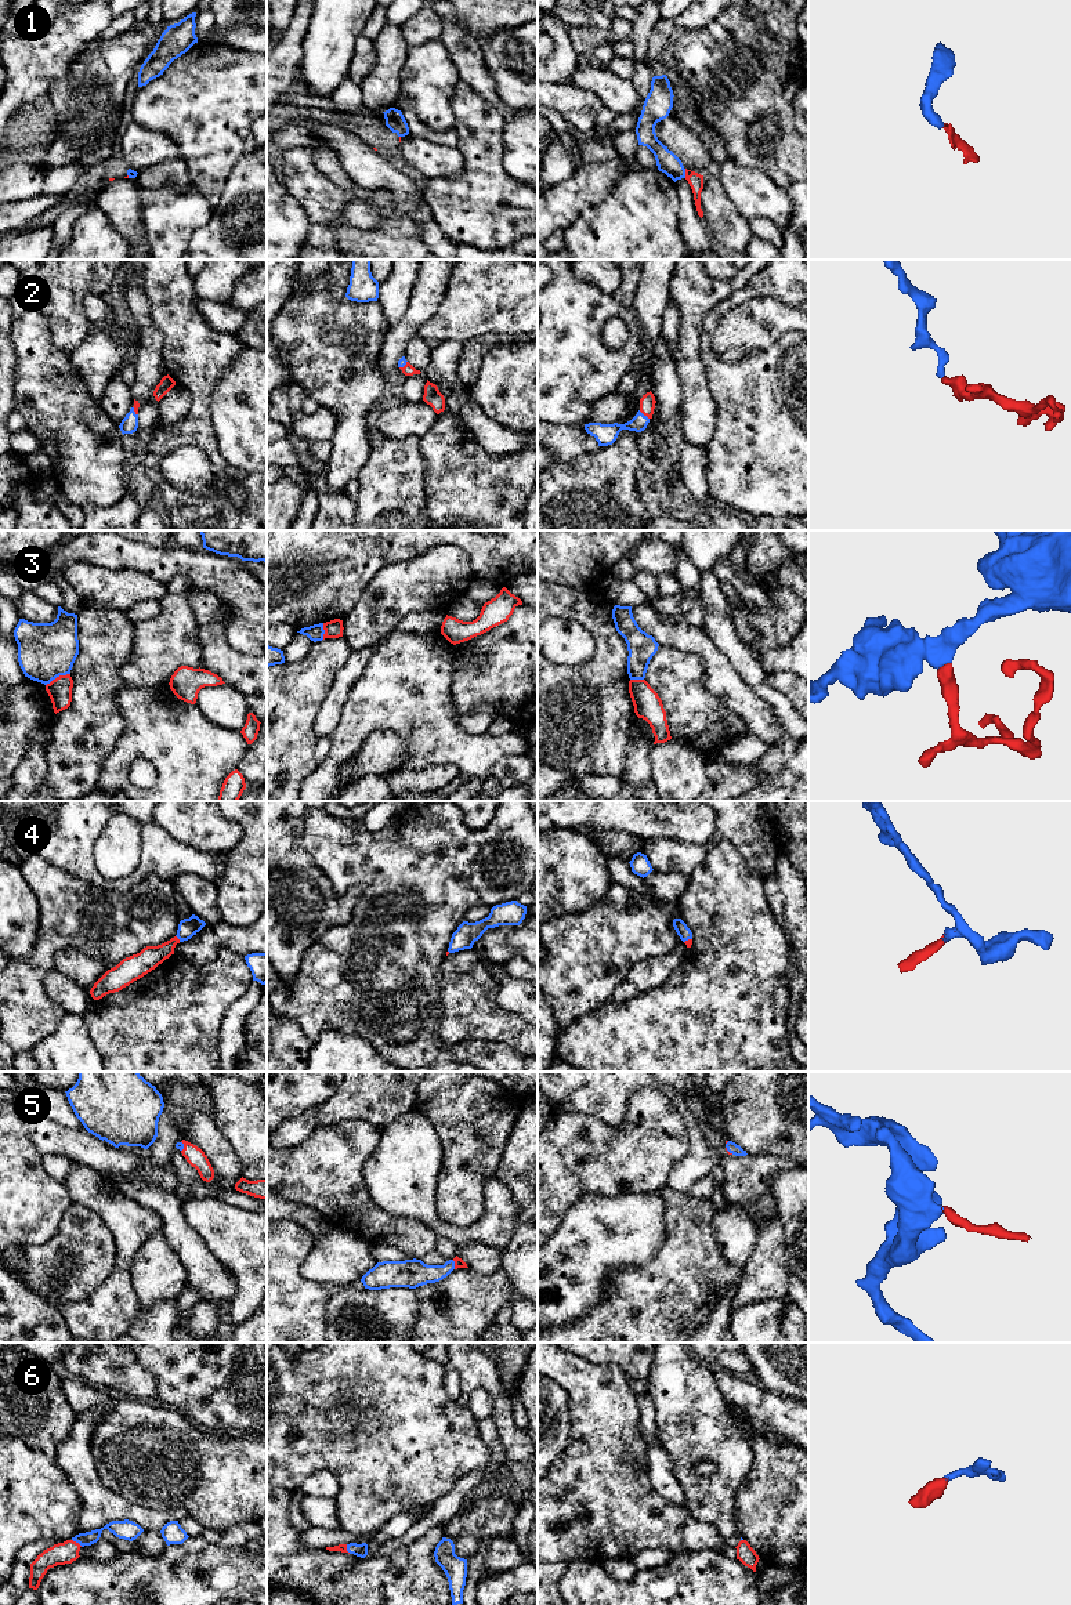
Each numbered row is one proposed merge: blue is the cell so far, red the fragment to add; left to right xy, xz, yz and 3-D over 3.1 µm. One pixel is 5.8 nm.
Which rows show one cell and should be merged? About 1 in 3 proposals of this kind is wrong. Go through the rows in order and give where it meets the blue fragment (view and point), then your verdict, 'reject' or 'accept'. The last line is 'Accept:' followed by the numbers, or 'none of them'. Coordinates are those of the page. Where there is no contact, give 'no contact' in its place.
1: yz (684, 173) | reject
2: yz (643, 415) | accept
3: xy (57, 676) | reject
4: xy (177, 937) | accept
5: xz (453, 1264) | accept
6: xy (78, 1542) | accept
Accept: 2, 4, 5, 6

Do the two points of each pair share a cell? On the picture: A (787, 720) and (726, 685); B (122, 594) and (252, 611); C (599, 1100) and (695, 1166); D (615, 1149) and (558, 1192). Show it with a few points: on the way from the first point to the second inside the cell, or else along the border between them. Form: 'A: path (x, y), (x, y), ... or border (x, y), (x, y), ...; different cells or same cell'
A: border (755, 691), (773, 707), (781, 728), (781, 741); different cells
B: border (134, 569), (163, 584); different cells
C: path (634, 1086), (665, 1087), (680, 1102), (694, 1130); same cell
D: path (601, 1160), (586, 1165), (572, 1178); same cell

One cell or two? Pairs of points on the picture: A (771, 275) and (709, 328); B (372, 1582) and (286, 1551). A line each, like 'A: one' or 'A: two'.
A: one
B: one

